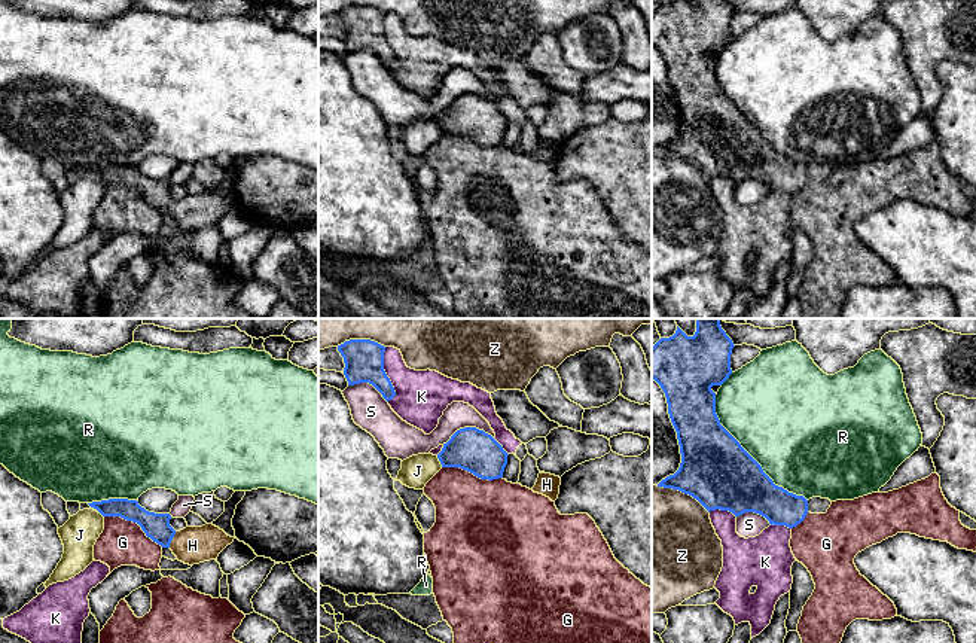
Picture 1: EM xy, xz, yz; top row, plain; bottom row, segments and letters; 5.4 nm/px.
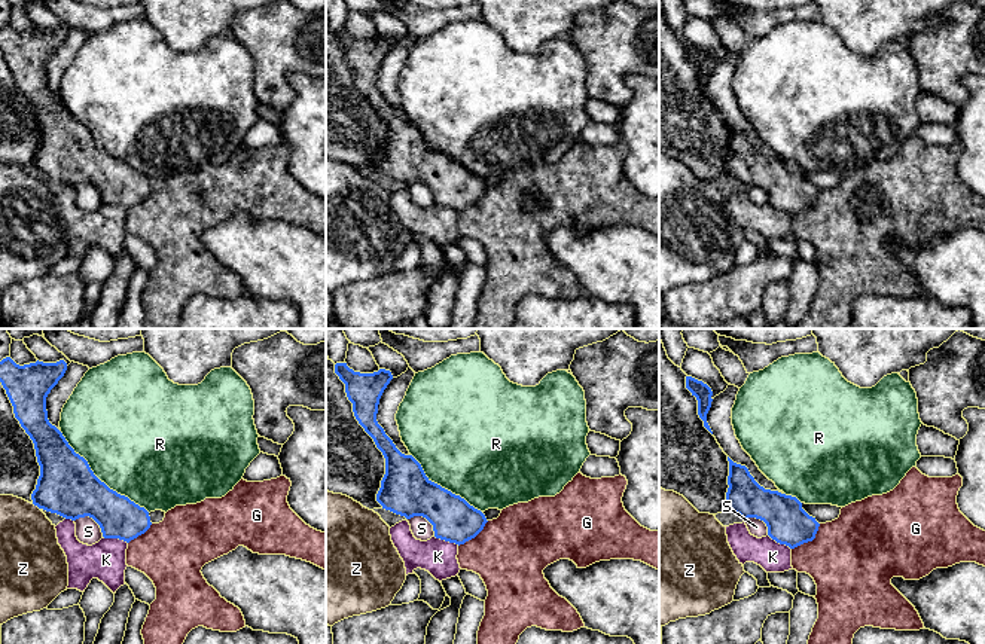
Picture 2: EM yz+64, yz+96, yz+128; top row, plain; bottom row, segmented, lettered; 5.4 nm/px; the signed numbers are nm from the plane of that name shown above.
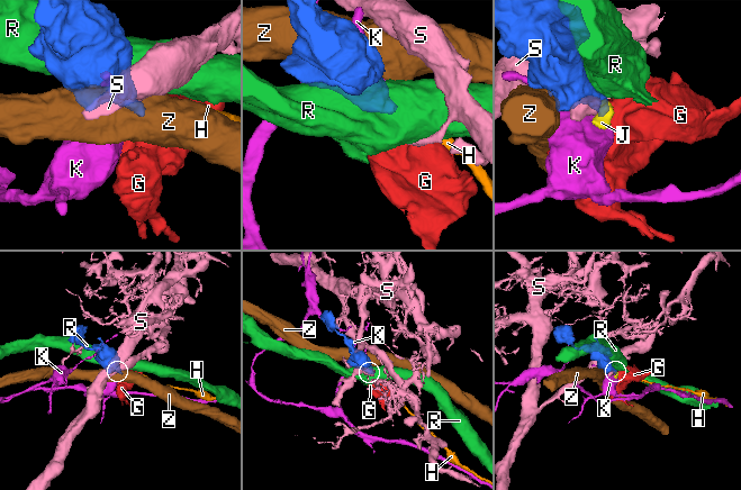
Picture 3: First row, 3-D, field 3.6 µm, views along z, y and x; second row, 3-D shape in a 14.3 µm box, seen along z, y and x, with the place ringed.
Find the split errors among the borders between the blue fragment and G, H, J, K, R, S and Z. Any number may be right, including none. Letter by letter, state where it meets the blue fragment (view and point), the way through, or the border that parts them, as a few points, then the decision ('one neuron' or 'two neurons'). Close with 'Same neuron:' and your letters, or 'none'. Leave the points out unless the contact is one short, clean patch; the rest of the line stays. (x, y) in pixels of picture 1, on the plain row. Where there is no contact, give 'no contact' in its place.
G: contact xy (134, 188); border xy (104, 182), (119, 182), (134, 188), (162, 213); two neurons
H: contact xy (171, 206); way xy (156, 192), (171, 206), (192, 212); one neuron
J: contact xz (439, 127); border xz (436, 122), (442, 133); two neurons
K: contact xz (386, 40); two neurons
R: contact yz (750, 122); two neurons
S: contact xz (467, 94); two neurons
Z: contact yz (683, 158); two neurons
Same neuron: H

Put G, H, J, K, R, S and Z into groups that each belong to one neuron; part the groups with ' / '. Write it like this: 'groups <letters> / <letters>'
groups G / H / J / K / R / S / Z

